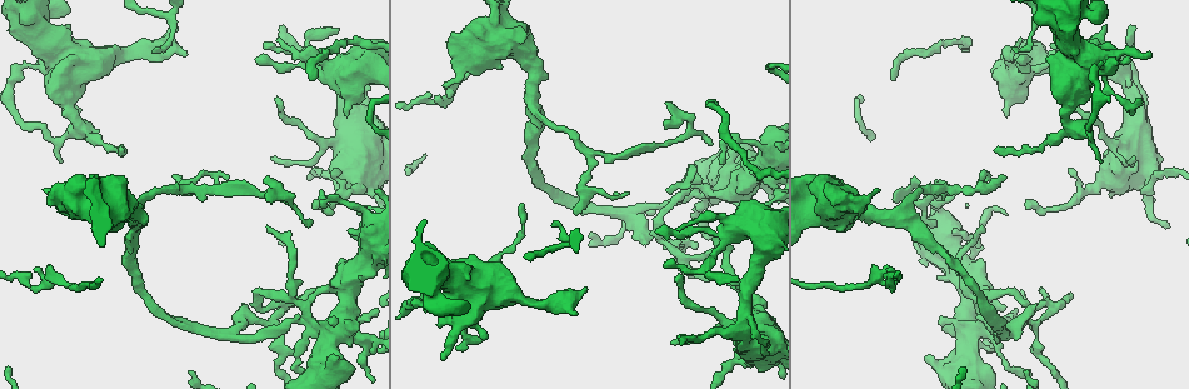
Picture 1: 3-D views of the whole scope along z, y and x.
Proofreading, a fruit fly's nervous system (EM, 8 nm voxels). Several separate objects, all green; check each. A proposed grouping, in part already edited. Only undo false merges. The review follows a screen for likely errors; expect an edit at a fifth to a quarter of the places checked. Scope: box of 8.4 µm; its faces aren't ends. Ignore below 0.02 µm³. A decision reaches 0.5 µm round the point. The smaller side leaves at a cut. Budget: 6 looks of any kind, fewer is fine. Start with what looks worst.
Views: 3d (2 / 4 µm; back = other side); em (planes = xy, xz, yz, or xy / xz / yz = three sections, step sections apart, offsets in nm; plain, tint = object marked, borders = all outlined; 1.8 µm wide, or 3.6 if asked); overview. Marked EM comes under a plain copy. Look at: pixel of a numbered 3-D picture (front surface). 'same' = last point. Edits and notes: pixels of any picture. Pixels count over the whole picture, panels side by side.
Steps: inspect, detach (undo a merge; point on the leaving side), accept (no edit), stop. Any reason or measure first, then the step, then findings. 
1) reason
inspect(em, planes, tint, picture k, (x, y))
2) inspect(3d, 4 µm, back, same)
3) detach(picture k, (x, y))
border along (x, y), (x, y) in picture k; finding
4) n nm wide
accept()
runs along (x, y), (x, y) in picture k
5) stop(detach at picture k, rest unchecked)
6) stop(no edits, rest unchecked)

sudden change in width
inspect(em, 3.6 µm, yz, step 4, tint, picture 1, (722, 184))

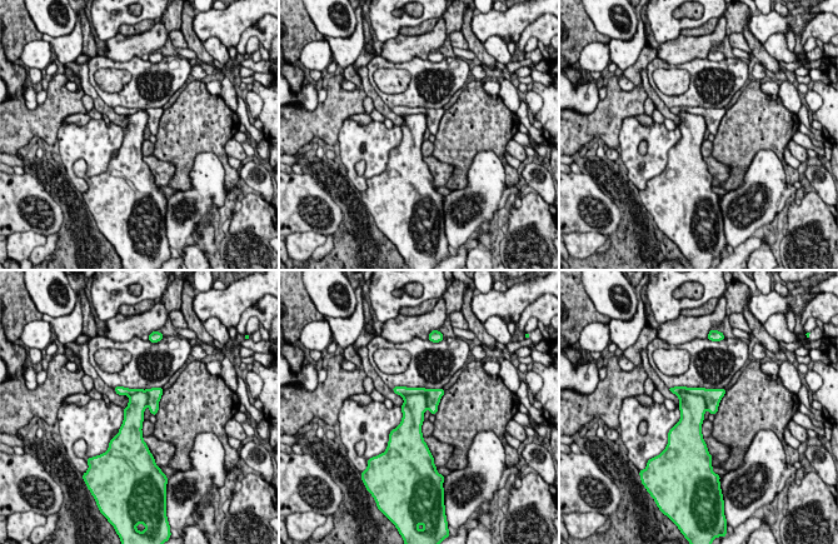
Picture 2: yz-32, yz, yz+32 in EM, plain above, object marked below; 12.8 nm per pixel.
inspect(em, 3.6 µm, planes, tint, same)

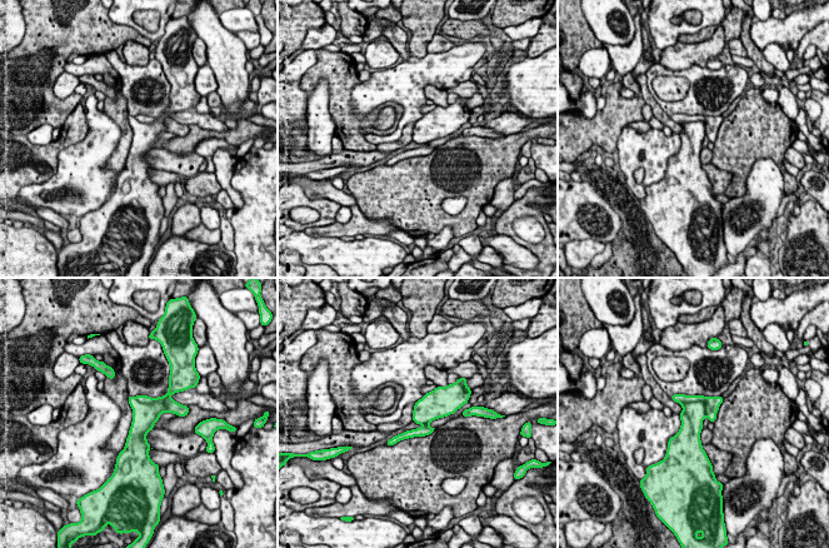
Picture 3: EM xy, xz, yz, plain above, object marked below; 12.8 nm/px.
340 nm wide
detach(picture 3, (712, 403))
the part that leaves runs along (675, 397), (719, 399) in picture 3; a second neuron is stuck on

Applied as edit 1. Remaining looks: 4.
thin arm on a thick one
inspect(3d, 4 µm, back, picture 1, (1066, 21))

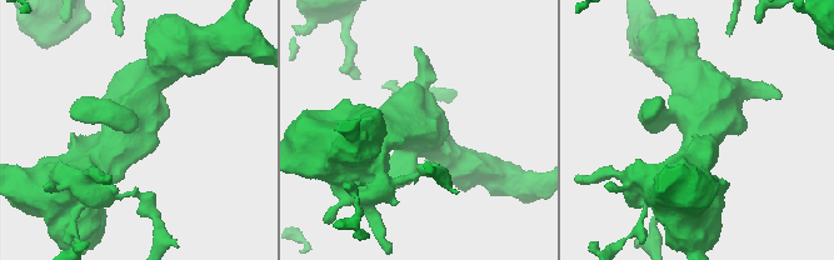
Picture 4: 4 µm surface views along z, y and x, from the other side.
now the EM
inspect(em, 3.6 µm, xz, step 16, borders, picture 4, (407, 126))

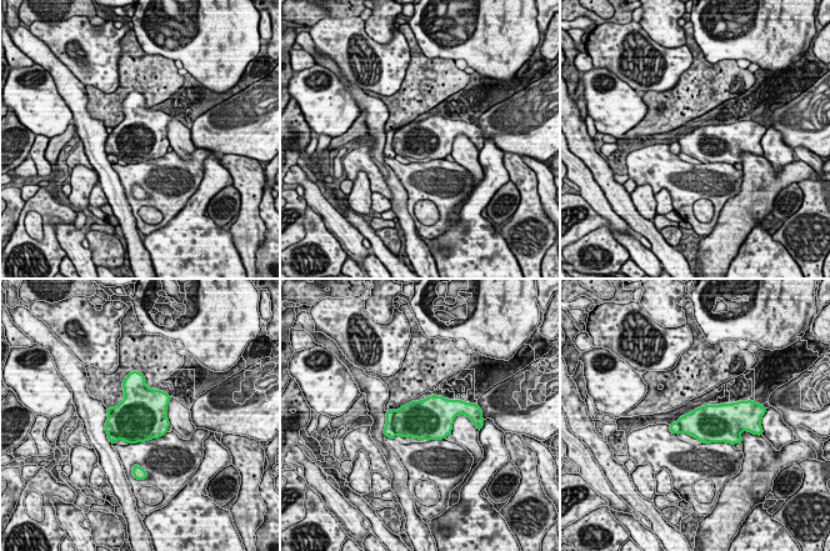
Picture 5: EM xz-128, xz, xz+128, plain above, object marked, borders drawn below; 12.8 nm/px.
440 nm wide
detach(picture 5, (389, 431))
a second neuron is stuck on

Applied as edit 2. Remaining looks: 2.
stop(detach at picture 3, detach at picture 5, rest unchecked)

